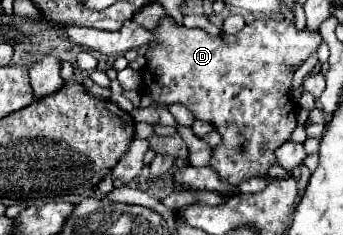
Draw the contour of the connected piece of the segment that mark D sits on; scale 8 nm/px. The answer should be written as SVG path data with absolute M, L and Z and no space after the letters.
M171 17L161 19L155 29L145 29L135 19L129 19L117 31L99 31L91 27L61 27L59 35L69 43L110 56L117 56L131 48L145 45L147 64L143 69L143 83L145 83L143 93L149 93L149 97L157 105L171 105L171 103L185 105L195 115L195 119L209 123L221 135L221 143L213 147L209 167L219 175L221 181L231 185L241 185L251 177L265 177L269 173L269 167L277 165L275 149L291 137L297 125L295 119L297 105L287 95L295 67L299 67L311 53L315 53L317 45L321 43L319 33L309 33L307 29L297 31L293 21L277 21L277 19L259 19L245 25L235 35L221 33L217 37L207 35L201 29L187 29L175 23Z

